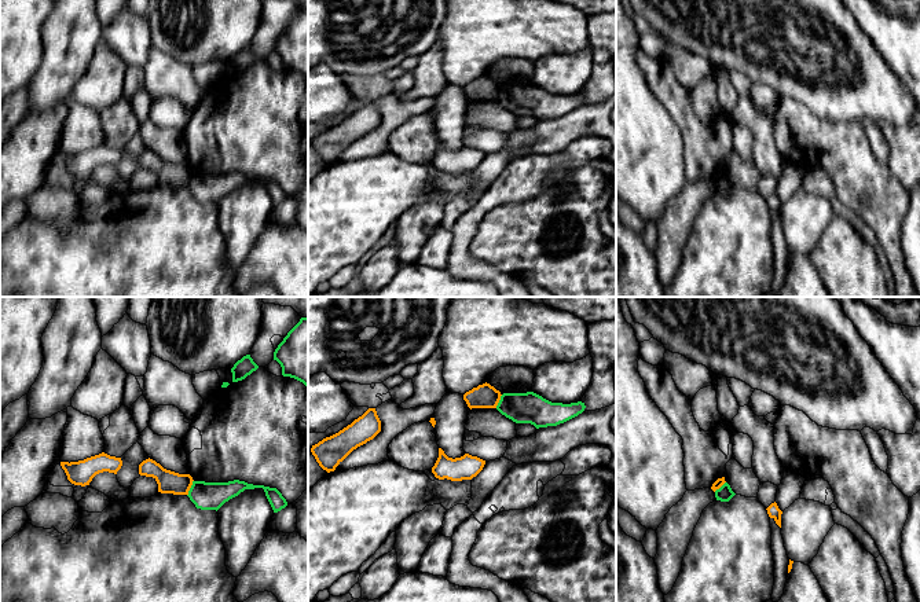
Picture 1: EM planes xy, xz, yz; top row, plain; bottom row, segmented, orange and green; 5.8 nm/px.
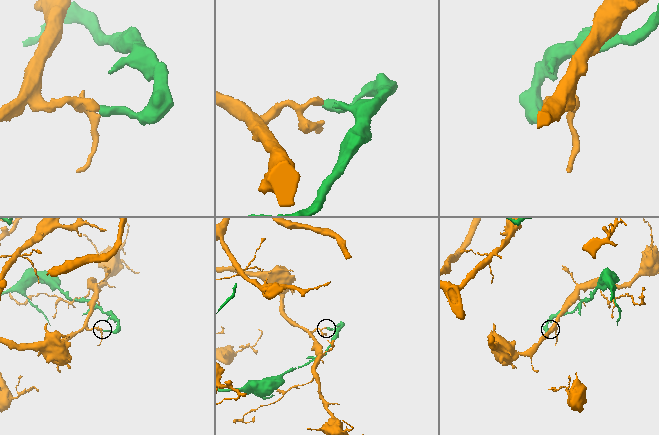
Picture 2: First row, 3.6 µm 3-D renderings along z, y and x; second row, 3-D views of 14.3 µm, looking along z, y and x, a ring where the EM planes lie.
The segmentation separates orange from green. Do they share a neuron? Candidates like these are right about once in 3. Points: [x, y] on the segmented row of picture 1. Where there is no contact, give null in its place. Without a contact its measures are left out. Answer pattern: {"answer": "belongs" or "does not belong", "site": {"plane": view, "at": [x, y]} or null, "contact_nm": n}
{"answer": "does not belong", "site": {"plane": "xy", "at": [189, 488]}, "contact_nm": 100}

